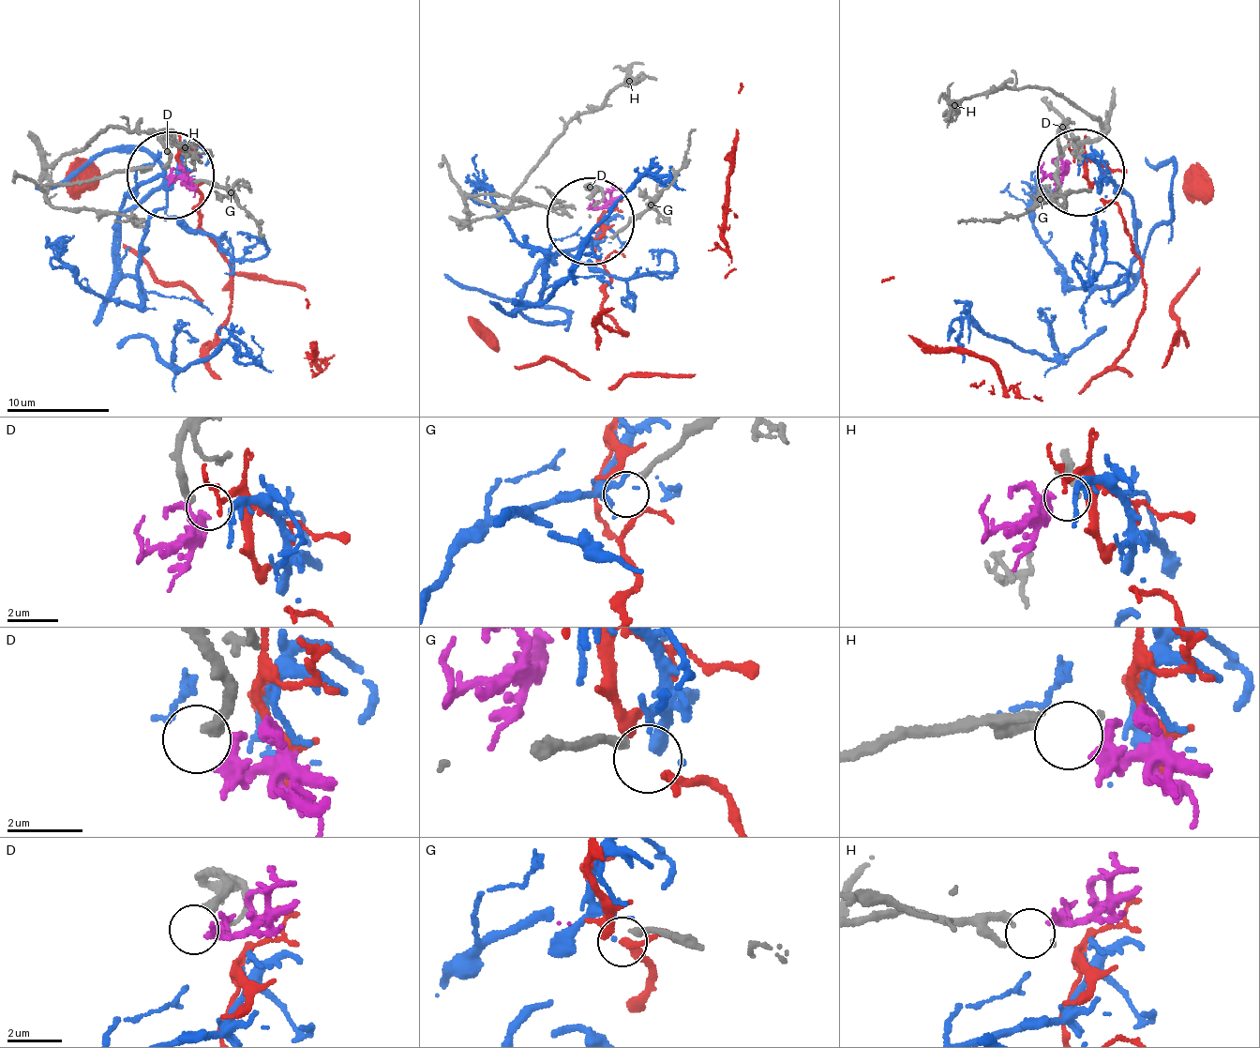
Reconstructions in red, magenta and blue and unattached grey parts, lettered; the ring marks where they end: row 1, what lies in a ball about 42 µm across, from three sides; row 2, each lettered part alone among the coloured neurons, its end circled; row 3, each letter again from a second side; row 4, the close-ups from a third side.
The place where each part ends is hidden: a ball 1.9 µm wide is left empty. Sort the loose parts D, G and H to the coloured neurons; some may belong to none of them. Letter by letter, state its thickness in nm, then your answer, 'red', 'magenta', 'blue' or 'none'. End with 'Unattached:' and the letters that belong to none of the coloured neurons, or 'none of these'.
D: calibre 320 nm; none
G: calibre 240 nm; none
H: calibre 170 nm; magenta
Unattached: D, G

